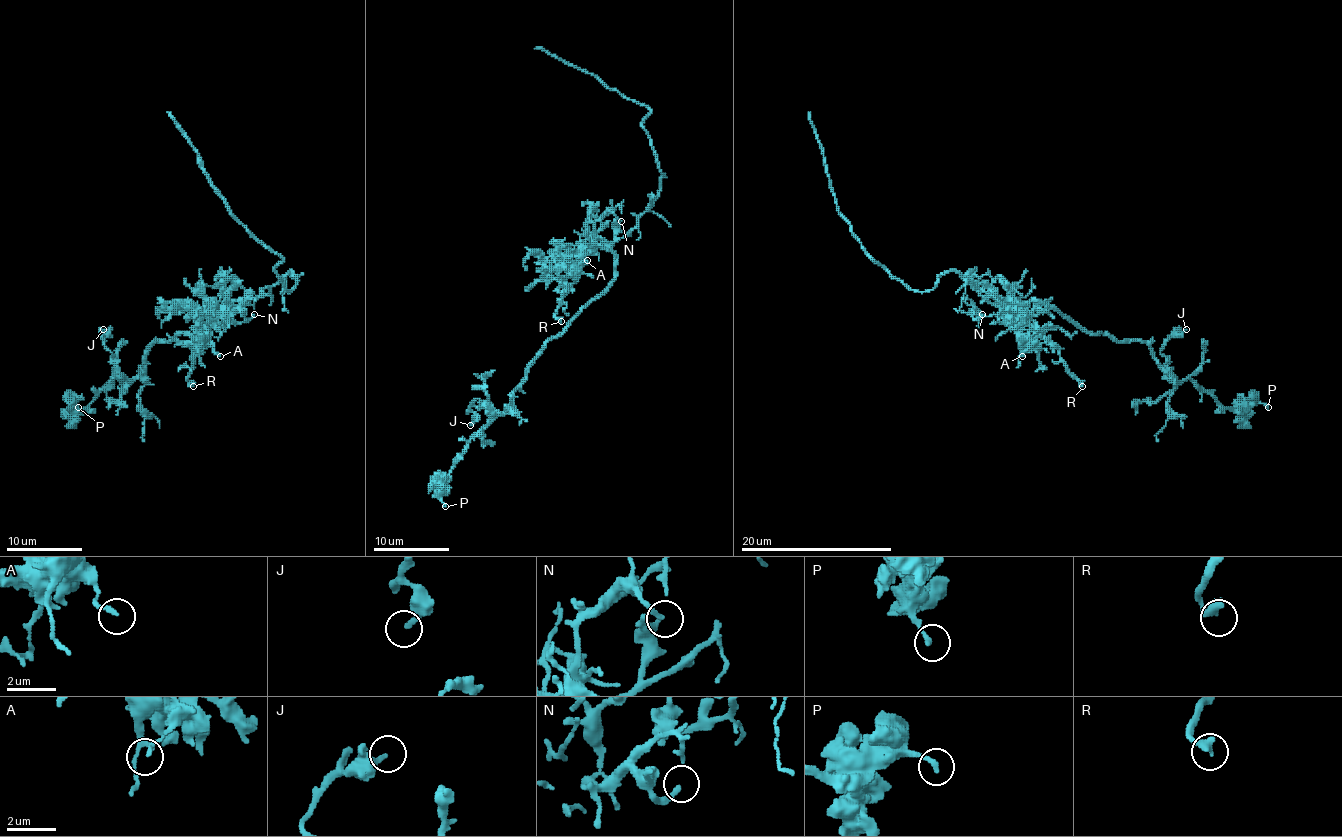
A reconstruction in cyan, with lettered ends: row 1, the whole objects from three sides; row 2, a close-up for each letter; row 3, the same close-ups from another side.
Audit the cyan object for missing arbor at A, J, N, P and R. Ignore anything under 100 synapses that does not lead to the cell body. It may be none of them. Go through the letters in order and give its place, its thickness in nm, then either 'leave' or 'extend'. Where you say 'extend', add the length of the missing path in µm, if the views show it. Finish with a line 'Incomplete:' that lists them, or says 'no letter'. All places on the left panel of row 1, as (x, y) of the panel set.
A: at (220, 356); 140 nm thick; leave
J: at (103, 329); 240 nm thick; leave
N: at (254, 314); 200 nm thick; leave
P: at (78, 407); 200 nm thick; leave
R: at (193, 386); 400 nm thick; leave
Incomplete: no letter

